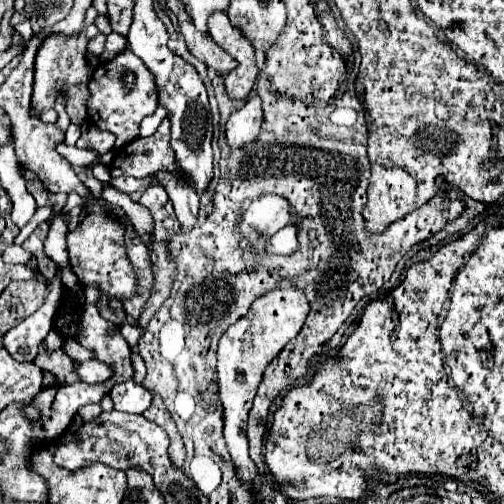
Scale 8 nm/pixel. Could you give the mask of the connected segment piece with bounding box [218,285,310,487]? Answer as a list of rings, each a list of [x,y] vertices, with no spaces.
[[[298,287],[288,289],[272,289],[266,295],[258,297],[248,313],[240,317],[234,325],[226,329],[218,343],[218,385],[220,399],[224,405],[224,439],[230,449],[232,461],[238,469],[238,477],[242,485],[250,487],[252,477],[256,477],[256,467],[248,457],[248,441],[246,441],[246,421],[248,411],[252,407],[252,399],[262,381],[264,369],[280,355],[280,351],[290,343],[302,329],[306,317],[310,313],[310,301],[304,291]]]

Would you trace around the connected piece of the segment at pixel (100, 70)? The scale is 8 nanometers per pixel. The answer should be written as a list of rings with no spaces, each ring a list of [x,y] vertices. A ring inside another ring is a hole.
[[[126,49],[112,61],[100,63],[96,67],[96,71],[90,79],[90,101],[86,107],[88,107],[88,121],[102,131],[114,133],[114,137],[116,137],[114,149],[122,149],[138,137],[140,121],[144,117],[152,115],[158,107],[154,75],[146,69],[146,65],[142,65],[142,61],[130,49]],[[124,71],[134,73],[134,89],[124,89],[124,81],[122,81]]]

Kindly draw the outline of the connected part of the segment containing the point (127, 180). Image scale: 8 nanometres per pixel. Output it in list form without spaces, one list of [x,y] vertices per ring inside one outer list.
[[[150,175],[150,179],[134,179],[134,177],[116,177],[110,181],[110,185],[118,191],[124,191],[124,193],[134,193],[138,191],[140,187],[146,187],[146,185],[158,185],[158,179],[154,175]]]

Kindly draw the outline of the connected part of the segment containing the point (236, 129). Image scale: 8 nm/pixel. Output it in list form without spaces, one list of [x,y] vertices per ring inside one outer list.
[[[248,97],[246,103],[234,111],[226,121],[226,137],[228,145],[232,149],[244,147],[244,143],[250,143],[258,137],[262,125],[262,109],[260,109],[260,97]]]

